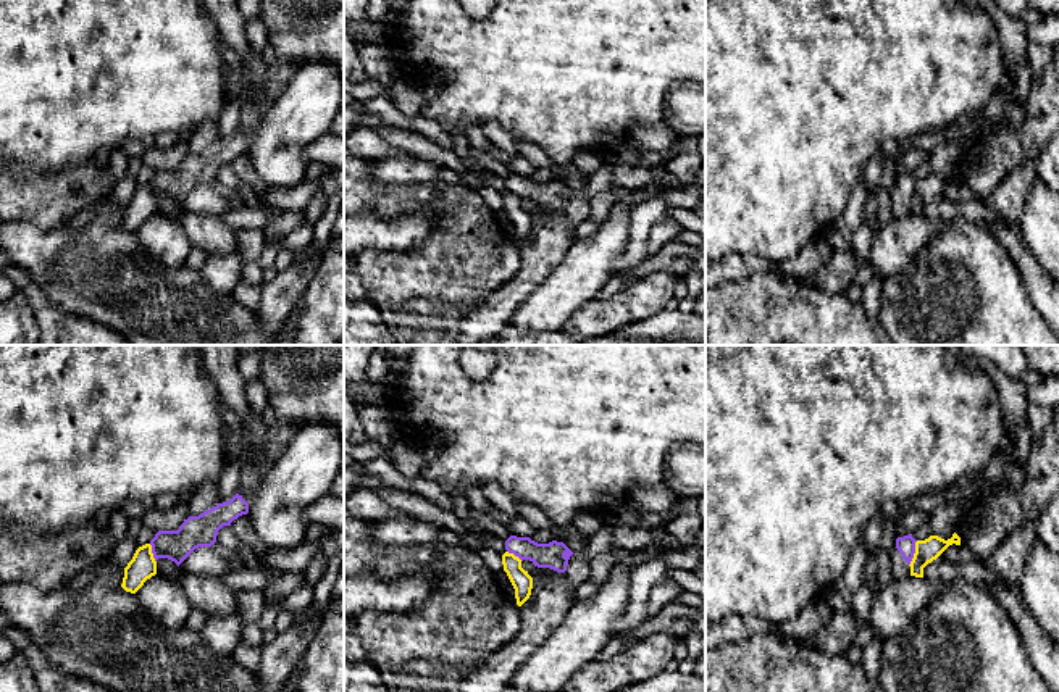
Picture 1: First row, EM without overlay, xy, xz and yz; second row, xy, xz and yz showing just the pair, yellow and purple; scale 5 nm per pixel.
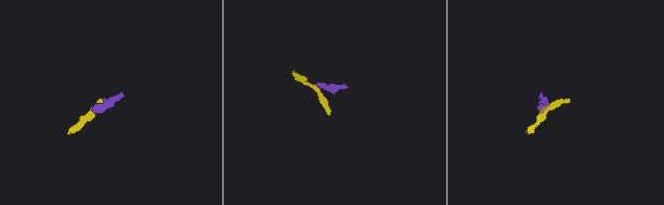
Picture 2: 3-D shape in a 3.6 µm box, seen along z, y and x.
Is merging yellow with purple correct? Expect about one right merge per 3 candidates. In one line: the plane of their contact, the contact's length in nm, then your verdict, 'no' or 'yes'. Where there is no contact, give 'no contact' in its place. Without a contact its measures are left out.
meets yellow in yz; contact 130 nm long; no

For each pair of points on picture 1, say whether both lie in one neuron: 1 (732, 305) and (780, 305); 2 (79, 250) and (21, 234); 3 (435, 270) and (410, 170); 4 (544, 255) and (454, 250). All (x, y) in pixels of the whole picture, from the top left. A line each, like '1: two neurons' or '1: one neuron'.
1: one neuron
2: one neuron
3: two neurons
4: two neurons

